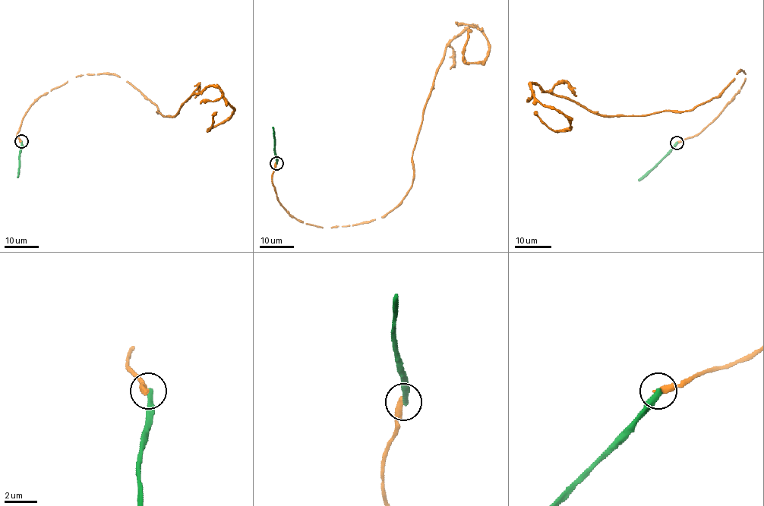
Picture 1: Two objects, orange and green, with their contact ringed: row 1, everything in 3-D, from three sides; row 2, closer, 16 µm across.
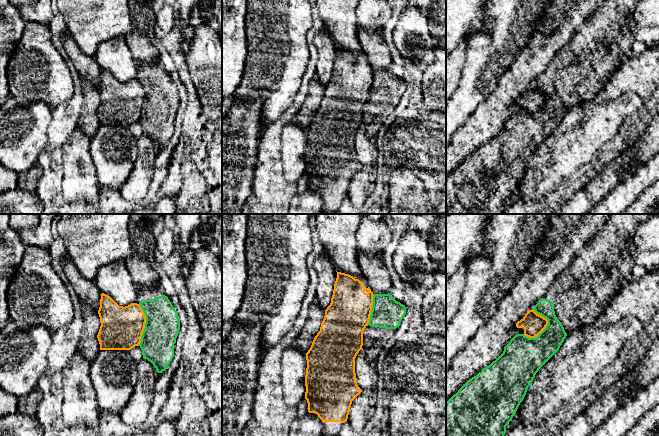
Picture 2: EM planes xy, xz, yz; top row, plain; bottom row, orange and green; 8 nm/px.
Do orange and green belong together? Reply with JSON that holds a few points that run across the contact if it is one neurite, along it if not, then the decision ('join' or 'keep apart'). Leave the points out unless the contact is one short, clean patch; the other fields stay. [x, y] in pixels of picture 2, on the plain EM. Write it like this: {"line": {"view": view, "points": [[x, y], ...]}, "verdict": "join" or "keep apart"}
{"verdict": "keep apart"}

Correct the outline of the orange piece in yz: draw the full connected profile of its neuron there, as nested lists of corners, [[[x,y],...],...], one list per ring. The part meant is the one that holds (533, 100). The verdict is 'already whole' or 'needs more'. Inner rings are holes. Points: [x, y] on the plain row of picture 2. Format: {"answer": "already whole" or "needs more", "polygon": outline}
{"answer": "needs more", "polygon": [[[529,86],[525,92],[516,99],[516,109],[524,110],[529,114],[537,113],[548,101],[548,96],[537,90],[535,86]]]}

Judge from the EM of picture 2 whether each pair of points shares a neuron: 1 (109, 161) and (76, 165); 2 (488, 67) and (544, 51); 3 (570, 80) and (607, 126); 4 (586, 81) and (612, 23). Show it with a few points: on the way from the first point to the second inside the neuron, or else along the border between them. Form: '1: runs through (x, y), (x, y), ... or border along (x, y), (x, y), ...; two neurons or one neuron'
1: border along (90, 140), (90, 157), (99, 184); two neurons
2: border along (535, 28), (532, 37), (526, 45); two neurons
3: border along (604, 85), (593, 97), (573, 106), (567, 111); two neurons
4: runs through (594, 67), (599, 54), (600, 41), (603, 37); one neuron

